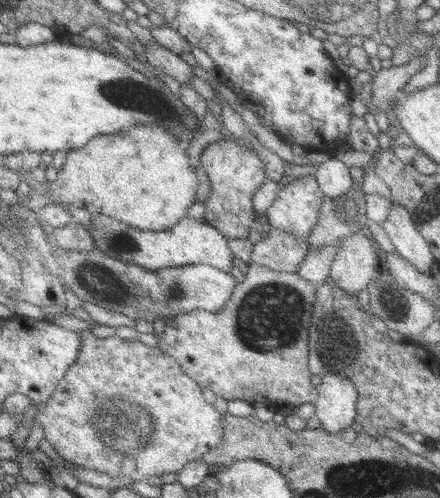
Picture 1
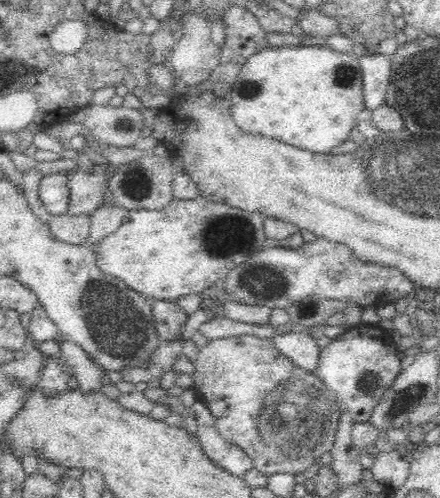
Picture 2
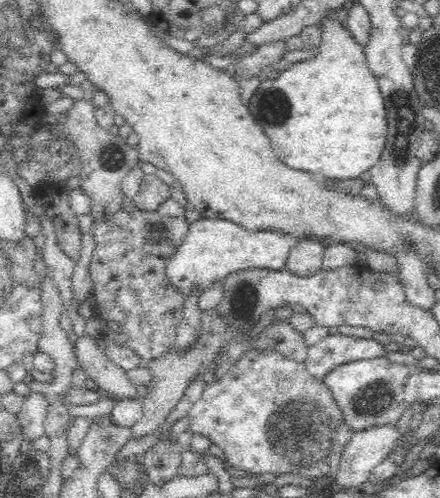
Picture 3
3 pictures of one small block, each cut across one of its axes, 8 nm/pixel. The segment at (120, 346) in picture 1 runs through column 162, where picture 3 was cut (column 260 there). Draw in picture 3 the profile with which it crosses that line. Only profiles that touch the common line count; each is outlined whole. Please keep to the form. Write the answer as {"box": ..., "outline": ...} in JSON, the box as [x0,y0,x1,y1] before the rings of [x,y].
{"box":[190,348,354,480],"outline":[[[256,348],[240,354],[238,362],[232,364],[226,374],[204,386],[200,400],[190,410],[190,430],[218,446],[232,468],[258,474],[264,480],[272,480],[288,472],[310,480],[334,476],[340,468],[342,452],[354,434],[324,380],[310,376],[304,364],[278,350]]]}

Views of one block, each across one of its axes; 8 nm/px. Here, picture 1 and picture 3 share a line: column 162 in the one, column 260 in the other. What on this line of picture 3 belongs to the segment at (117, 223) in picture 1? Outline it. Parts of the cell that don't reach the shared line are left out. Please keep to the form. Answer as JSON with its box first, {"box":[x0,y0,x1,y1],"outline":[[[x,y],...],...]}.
{"box":[164,218,298,298],"outline":[[[200,218],[188,224],[184,238],[164,256],[166,284],[188,298],[206,292],[214,282],[224,282],[238,272],[280,270],[286,268],[286,256],[294,242],[298,240],[280,232],[250,232],[230,220]]]}

